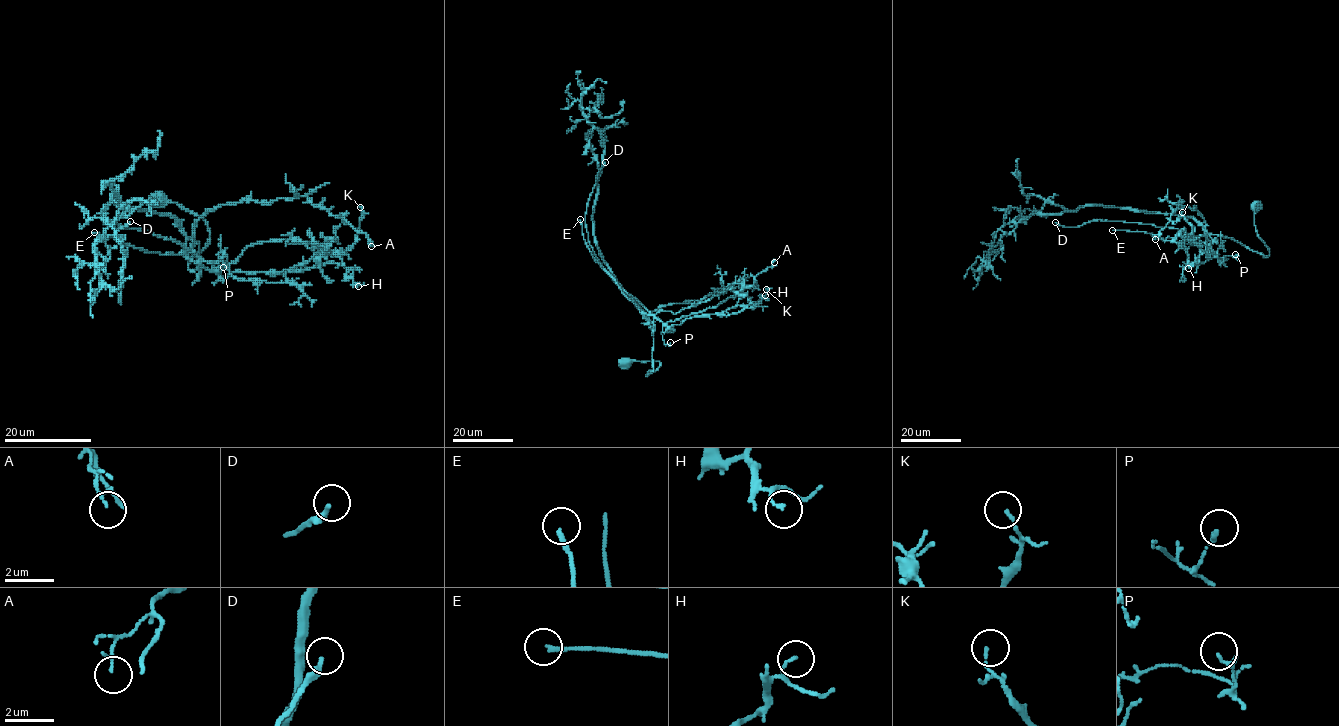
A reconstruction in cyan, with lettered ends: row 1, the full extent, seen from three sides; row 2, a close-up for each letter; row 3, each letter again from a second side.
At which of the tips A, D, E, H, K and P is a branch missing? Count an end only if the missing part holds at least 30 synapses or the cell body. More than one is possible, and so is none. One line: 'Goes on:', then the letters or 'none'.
Goes on: D

